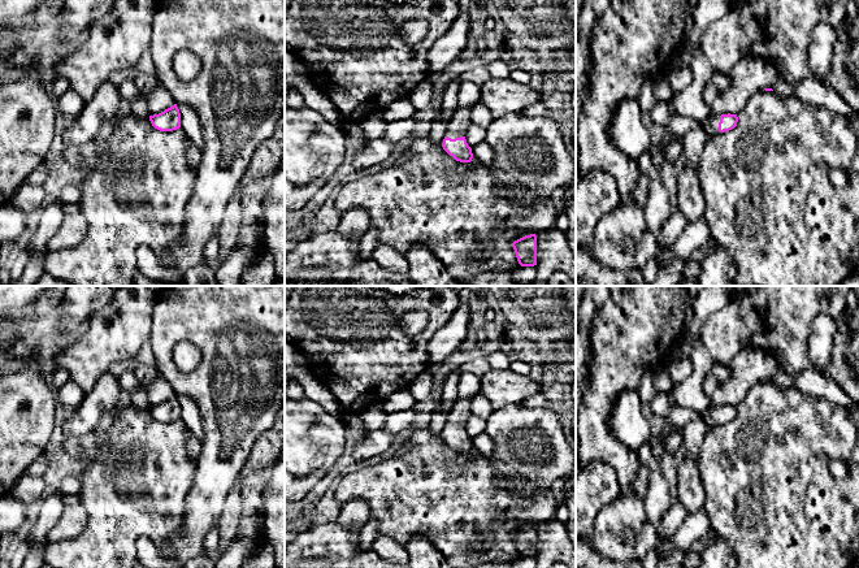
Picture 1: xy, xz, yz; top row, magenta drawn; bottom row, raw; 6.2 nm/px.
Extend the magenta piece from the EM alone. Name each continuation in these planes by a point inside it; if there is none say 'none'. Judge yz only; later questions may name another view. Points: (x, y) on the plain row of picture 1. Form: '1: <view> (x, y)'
1: yz (711, 416)

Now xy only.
none

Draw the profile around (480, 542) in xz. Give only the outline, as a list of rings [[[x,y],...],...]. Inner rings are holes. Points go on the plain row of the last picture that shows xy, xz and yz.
[[[476,532],[474,537],[468,542],[468,549],[476,552],[490,550],[493,546],[494,538],[491,533]]]

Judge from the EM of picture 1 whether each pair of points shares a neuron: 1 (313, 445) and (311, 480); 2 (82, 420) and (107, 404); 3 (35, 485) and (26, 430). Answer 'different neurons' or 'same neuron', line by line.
1: different neurons
2: same neuron
3: different neurons

